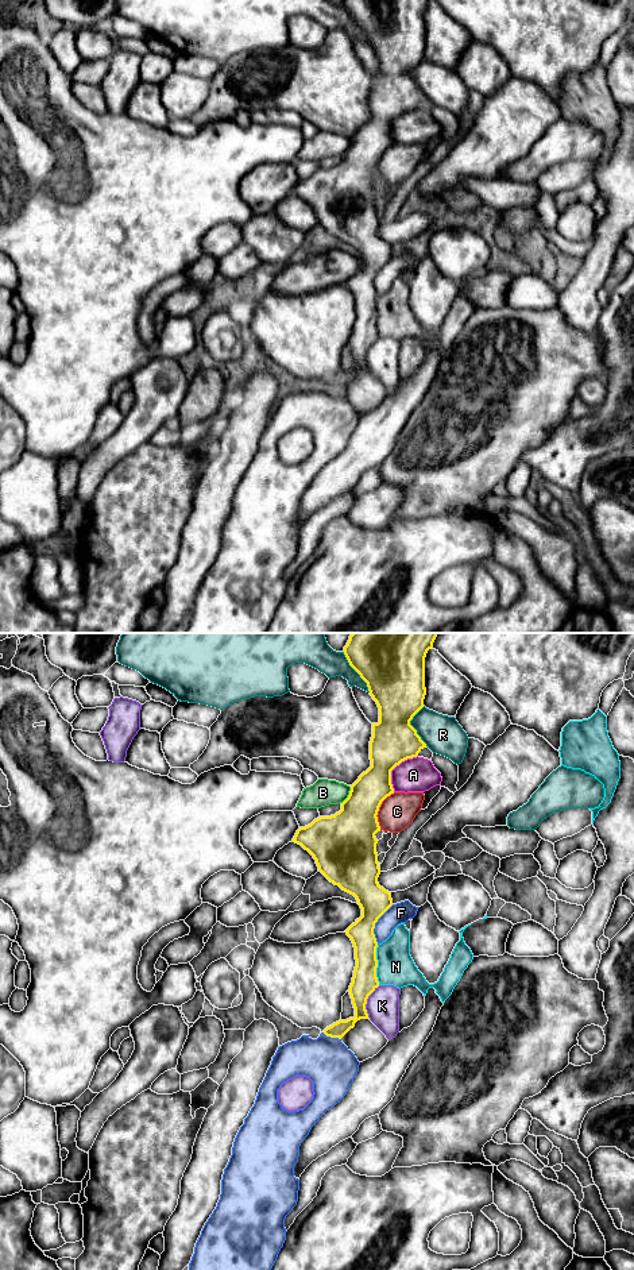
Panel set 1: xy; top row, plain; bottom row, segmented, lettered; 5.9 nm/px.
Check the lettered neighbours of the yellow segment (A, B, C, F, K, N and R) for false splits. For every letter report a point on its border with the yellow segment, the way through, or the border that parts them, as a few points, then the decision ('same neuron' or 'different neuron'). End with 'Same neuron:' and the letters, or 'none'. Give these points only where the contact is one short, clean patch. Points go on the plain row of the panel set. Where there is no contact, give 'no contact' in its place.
A: meets yellow in xy at (394, 119); different neuron
B: meets yellow in xy at (348, 147); different neuron
C: meets yellow in xy at (378, 162); different neuron
F: meets yellow in xy at (374, 277); different neuron
K: meets yellow in xy at (366, 354); different neuron
N: meets yellow in xy at (377, 317); border along xy (377, 297), (377, 332), (379, 336); different neuron
R: meets yellow in xy at (412, 78); different neuron
Same neuron: none

